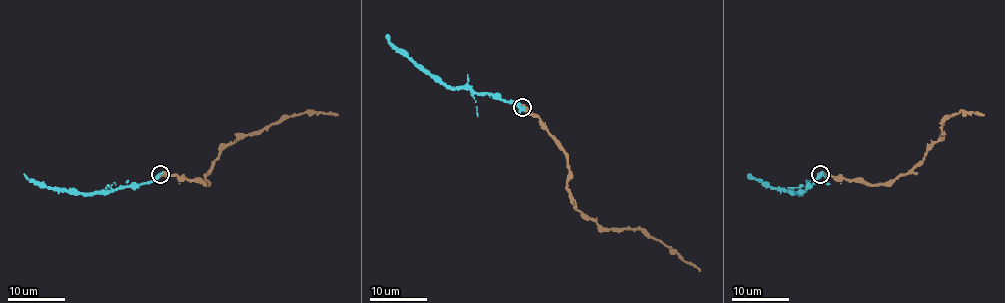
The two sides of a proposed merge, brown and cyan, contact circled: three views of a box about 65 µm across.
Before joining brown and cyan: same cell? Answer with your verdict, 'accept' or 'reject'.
accept

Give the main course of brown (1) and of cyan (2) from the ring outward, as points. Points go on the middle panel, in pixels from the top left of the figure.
1: (522, 106), (538, 118), (564, 152), (569, 169), (567, 189), (585, 217), (602, 228), (640, 228), (700, 271)
2: (522, 108), (508, 101), (463, 88), (448, 88), (436, 82), (402, 53), (386, 35)

